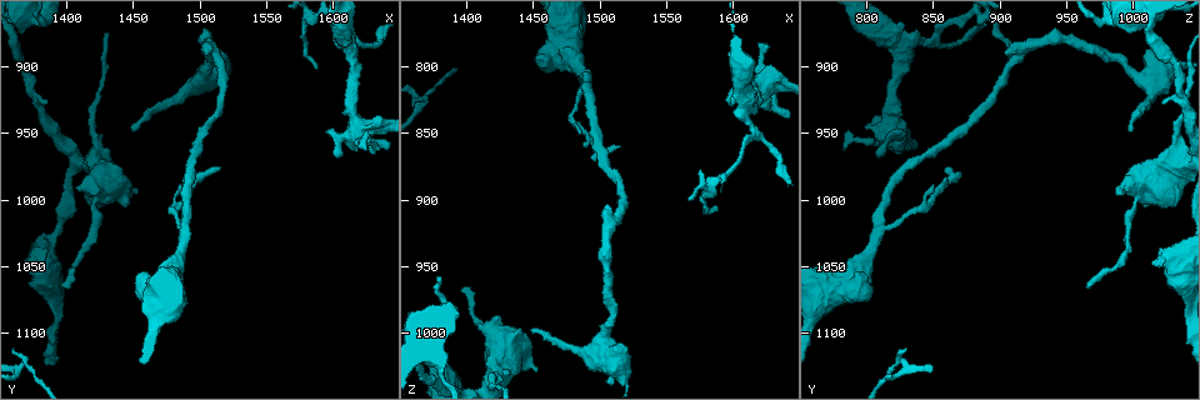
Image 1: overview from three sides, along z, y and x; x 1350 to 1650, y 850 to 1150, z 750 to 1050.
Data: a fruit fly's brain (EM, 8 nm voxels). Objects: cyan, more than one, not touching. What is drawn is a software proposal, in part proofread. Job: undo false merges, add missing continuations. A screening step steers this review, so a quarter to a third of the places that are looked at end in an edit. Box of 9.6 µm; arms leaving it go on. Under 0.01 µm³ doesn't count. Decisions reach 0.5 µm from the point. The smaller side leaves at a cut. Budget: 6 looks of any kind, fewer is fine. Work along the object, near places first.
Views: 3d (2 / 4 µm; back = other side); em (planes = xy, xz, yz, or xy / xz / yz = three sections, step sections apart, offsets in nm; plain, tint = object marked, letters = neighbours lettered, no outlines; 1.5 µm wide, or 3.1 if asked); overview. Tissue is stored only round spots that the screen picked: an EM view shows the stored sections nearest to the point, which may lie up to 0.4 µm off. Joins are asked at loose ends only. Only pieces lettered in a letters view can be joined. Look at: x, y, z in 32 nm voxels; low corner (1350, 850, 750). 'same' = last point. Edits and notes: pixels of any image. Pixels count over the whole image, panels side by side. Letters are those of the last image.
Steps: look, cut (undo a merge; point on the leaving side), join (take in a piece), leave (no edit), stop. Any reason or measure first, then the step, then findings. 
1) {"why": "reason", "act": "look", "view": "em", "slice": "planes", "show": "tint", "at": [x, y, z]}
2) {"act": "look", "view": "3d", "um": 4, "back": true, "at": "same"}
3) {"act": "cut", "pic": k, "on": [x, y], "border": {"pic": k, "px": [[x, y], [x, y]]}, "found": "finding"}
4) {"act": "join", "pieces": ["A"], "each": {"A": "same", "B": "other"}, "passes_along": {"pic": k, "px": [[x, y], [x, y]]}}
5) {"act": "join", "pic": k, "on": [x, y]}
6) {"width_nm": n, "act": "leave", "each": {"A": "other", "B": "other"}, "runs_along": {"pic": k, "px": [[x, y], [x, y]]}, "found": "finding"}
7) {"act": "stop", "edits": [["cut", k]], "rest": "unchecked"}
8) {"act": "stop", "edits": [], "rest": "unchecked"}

{"why": "branch stops here", "act": "look", "view": "em", "slice": "xy", "step": 8, "show": "tint", "at": [1404, 1068, 964]}

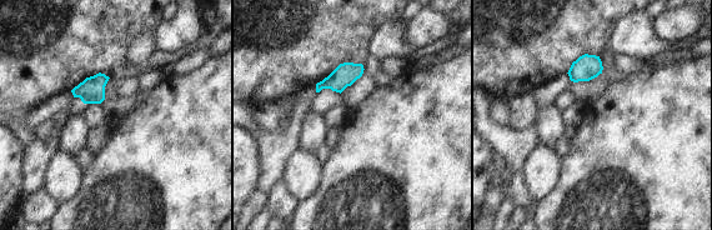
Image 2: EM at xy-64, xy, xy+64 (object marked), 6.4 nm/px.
{"why": "another direction", "act": "look", "view": "em", "slice": "xz", "step": 8, "show": "letters", "at": "same"}

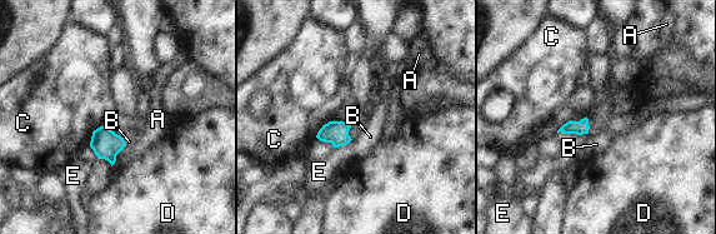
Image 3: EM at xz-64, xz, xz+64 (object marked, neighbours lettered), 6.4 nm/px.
{"act": "leave", "each": {"A": "other", "B": "other", "C": "other", "D": "other", "E": "other"}, "border": {"pic": 3, "px": [[124, 138], [125, 147], [115, 158]]}, "found": "no lettered piece goes on from it"}

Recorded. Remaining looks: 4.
{"why": "a narrow waist", "act": "look", "view": "3d", "um": 4, "at": [1422, 1008, 1002]}

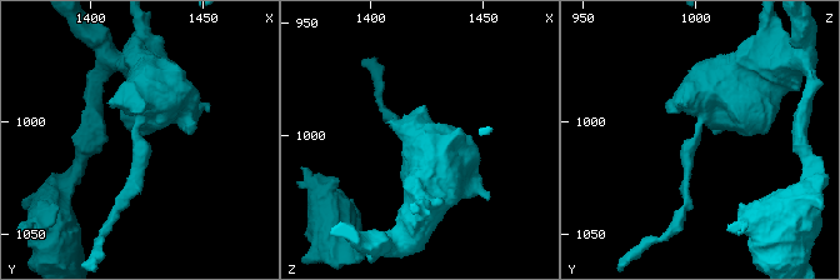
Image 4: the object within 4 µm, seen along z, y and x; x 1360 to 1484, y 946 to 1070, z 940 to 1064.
{"arm_widths_nm": [160, 800], "act": "look", "view": "em", "slice": "xy", "step": 8, "show": "letters", "at": [1420, 1007, 1002]}

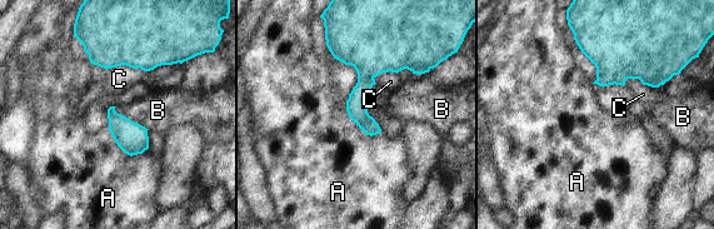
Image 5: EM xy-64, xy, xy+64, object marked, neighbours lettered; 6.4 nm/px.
{"act": "leave", "each": {"A": "other", "B": "other", "C": "other"}, "border": {"pic": 5, "px": [[108, 127], [125, 153], [148, 149]]}, "found": "continuous, no second neuron"}

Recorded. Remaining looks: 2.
{"act": "stop", "edits": [], "rest": "unchecked"}

